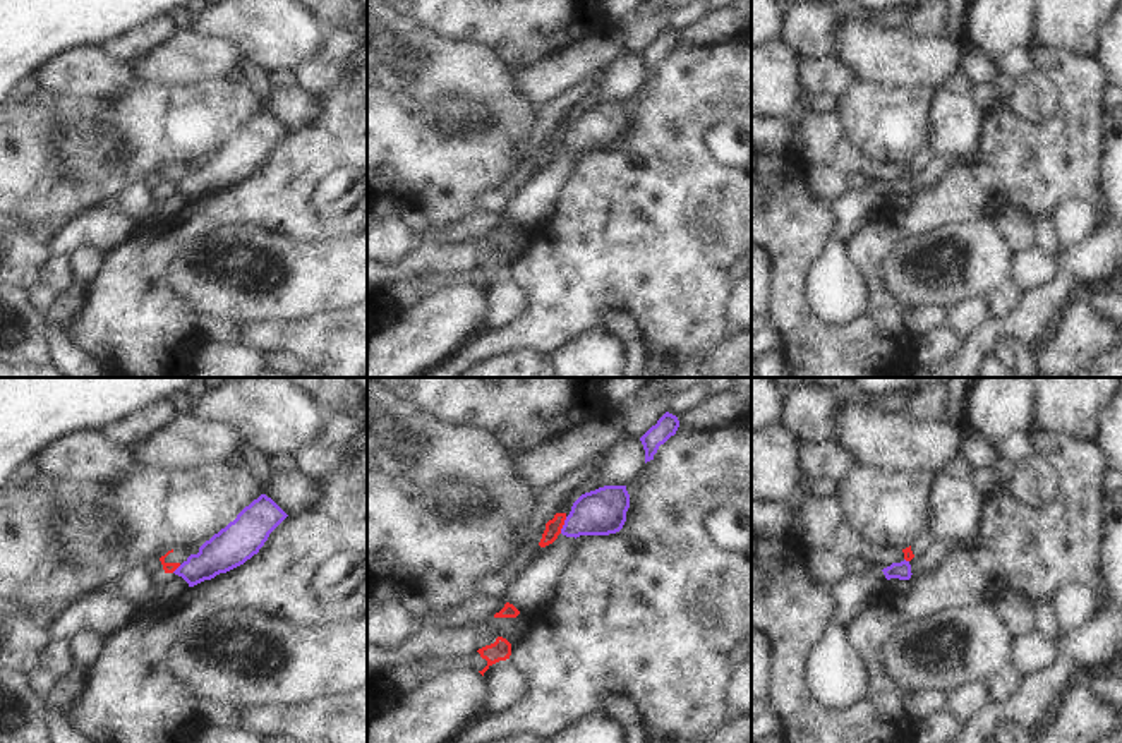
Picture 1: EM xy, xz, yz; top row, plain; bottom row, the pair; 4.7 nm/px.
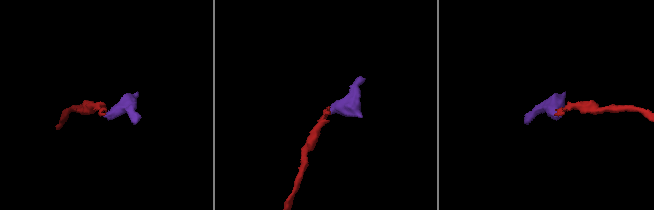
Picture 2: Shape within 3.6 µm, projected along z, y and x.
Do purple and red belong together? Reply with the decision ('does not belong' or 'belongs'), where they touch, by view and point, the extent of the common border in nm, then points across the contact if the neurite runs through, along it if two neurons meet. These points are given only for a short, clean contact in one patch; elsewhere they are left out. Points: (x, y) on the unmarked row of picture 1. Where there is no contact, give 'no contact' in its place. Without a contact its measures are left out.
does not belong; contact xz (563, 141); length 90 nm; border xz (567, 132), (560, 148)

